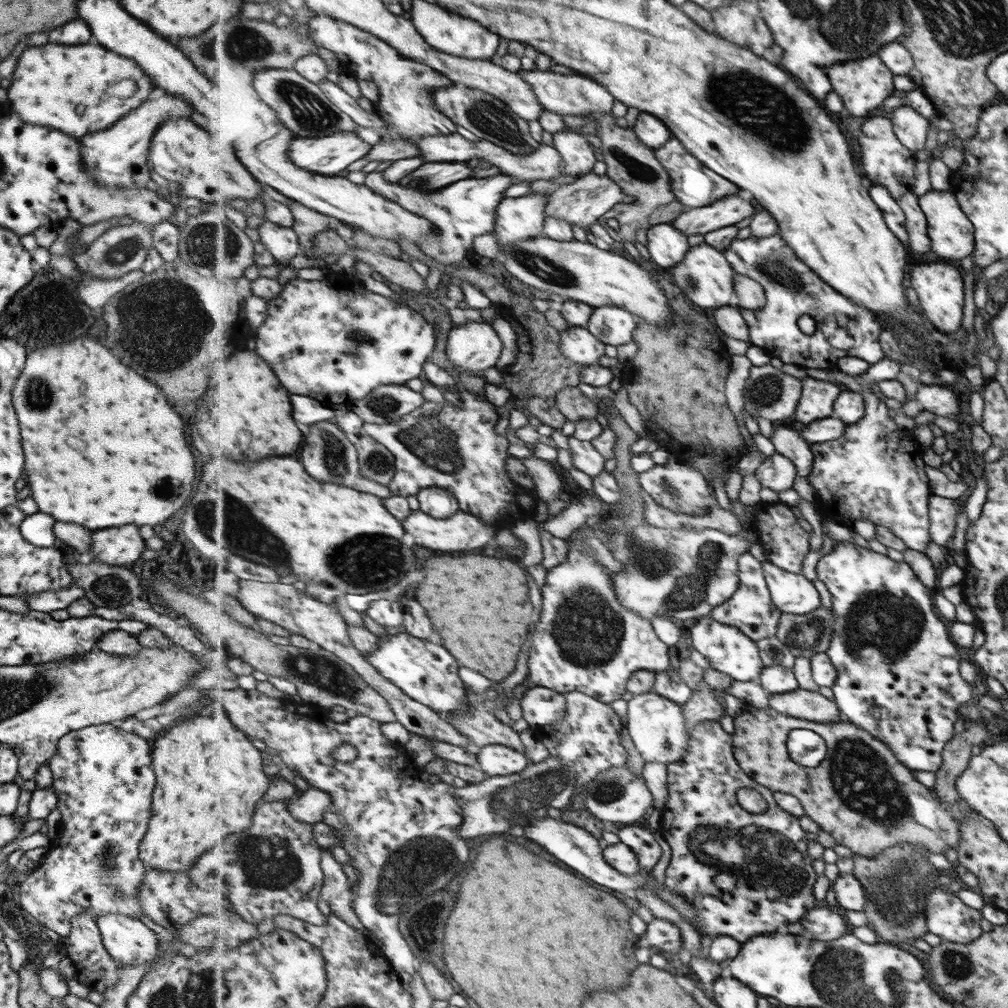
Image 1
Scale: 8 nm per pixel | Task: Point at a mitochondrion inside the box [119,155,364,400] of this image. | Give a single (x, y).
(196, 325)

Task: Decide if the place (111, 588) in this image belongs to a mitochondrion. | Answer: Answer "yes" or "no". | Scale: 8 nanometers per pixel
yes

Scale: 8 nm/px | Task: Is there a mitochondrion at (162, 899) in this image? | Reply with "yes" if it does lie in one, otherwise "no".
no

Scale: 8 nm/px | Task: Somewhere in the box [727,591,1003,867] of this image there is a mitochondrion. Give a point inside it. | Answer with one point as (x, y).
(861, 779)

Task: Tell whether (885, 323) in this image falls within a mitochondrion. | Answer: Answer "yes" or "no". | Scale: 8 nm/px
no

